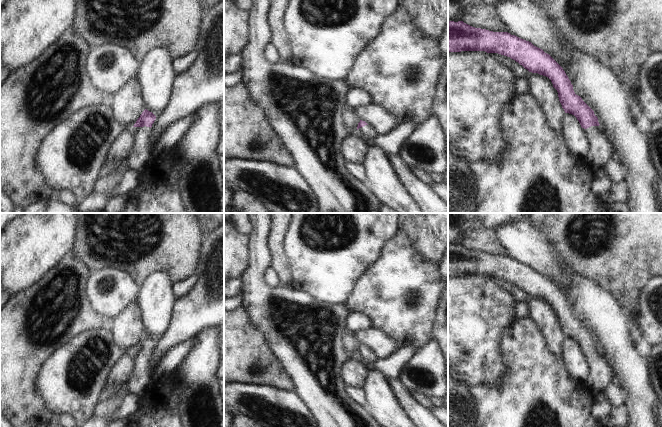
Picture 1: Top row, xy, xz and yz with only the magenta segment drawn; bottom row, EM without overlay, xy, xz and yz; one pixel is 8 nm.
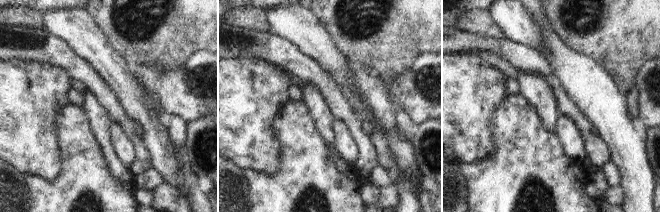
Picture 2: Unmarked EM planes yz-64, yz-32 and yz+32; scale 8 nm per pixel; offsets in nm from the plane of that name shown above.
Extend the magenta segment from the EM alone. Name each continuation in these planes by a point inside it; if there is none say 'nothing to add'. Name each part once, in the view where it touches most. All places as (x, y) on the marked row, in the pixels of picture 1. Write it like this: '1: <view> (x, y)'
1: xy (139, 157)

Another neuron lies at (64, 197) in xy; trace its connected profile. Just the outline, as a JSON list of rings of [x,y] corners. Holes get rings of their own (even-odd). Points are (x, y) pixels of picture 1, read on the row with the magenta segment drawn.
[[[61,191],[57,193],[57,202],[63,205],[73,205],[77,200],[69,191]]]

